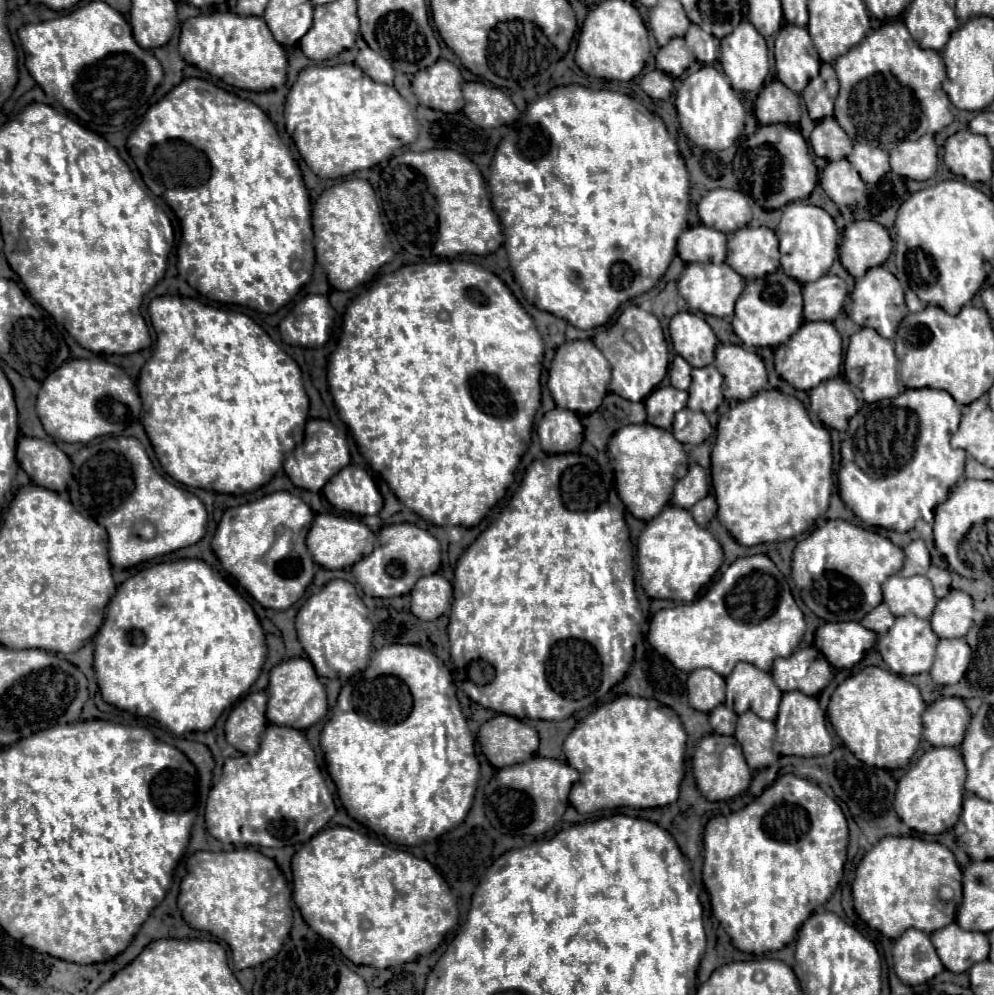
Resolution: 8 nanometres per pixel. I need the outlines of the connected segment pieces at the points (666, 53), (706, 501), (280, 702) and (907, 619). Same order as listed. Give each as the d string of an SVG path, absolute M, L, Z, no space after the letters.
M685 36L673 38L667 46L661 46L657 52L657 68L673 78L679 78L694 62L699 60L695 58L693 50L687 46Z
M711 494L705 496L703 500L699 500L699 504L695 504L691 508L691 514L695 516L695 520L699 520L699 524L703 524L703 526L707 526L707 522L715 516L715 512L717 512L717 502Z
M291 658L287 662L277 664L271 670L271 680L267 686L267 720L279 726L291 726L305 730L319 722L327 714L327 696L325 686L319 682L313 664L307 658Z
M915 614L895 616L895 622L889 628L889 632L877 634L877 636L881 636L879 642L877 642L877 650L881 652L885 664L891 672L901 674L901 676L913 676L913 674L921 674L921 672L929 672L929 668L933 664L935 646L939 642L939 638L935 636L929 620L917 618Z

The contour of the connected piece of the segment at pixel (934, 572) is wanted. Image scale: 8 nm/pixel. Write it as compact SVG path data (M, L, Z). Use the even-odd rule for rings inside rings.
M931 566L927 570L927 578L933 582L933 588L935 588L935 596L937 598L947 596L947 592L951 590L951 572L947 568Z

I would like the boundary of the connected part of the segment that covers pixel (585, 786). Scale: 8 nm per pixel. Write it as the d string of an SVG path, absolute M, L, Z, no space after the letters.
M619 696L609 704L603 704L581 720L563 744L567 762L581 774L575 788L571 788L569 802L581 814L589 814L603 808L659 808L677 800L679 784L683 780L683 756L685 756L685 730L671 712L669 706L663 706L655 698L641 696Z

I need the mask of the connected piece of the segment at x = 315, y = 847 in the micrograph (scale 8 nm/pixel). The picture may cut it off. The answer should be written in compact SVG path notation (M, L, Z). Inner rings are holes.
M329 826L323 828L321 832L317 832L307 844L303 844L303 848L293 856L293 900L301 912L301 916L305 918L305 922L325 940L333 942L353 964L365 964L365 966L373 966L373 968L391 968L391 966L399 966L405 962L415 962L419 956L430 955L434 952L446 939L449 933L455 932L458 924L458 908L455 896L452 894L451 888L447 888L447 882L439 876L439 872L435 872L435 868L423 860L417 858L405 849L396 846L385 845L366 834L355 832L351 828L345 826Z

